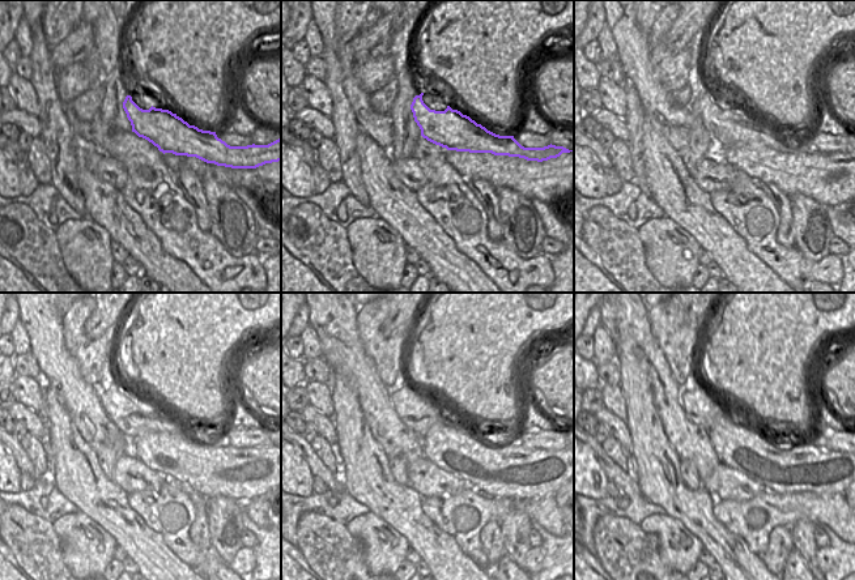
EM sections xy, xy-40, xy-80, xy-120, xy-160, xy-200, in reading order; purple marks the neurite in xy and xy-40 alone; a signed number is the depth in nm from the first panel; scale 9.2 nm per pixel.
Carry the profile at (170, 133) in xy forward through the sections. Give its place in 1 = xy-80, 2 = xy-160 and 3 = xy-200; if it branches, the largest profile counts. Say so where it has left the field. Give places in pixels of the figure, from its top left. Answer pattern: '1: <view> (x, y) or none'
1: xy-80 (728, 128)
2: xy-160 (419, 412)
3: xy-200 (700, 406)

